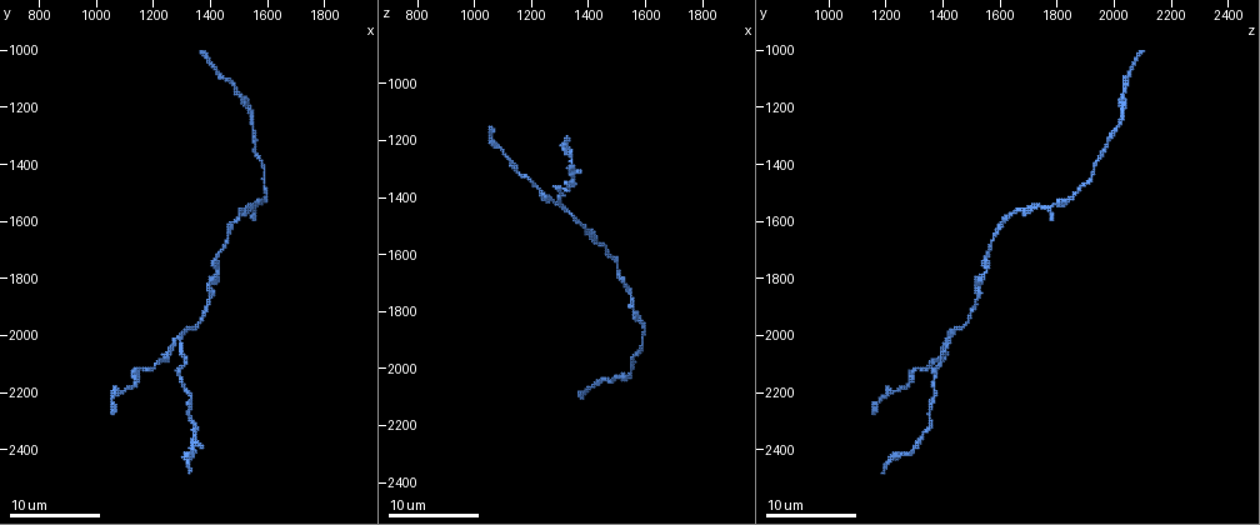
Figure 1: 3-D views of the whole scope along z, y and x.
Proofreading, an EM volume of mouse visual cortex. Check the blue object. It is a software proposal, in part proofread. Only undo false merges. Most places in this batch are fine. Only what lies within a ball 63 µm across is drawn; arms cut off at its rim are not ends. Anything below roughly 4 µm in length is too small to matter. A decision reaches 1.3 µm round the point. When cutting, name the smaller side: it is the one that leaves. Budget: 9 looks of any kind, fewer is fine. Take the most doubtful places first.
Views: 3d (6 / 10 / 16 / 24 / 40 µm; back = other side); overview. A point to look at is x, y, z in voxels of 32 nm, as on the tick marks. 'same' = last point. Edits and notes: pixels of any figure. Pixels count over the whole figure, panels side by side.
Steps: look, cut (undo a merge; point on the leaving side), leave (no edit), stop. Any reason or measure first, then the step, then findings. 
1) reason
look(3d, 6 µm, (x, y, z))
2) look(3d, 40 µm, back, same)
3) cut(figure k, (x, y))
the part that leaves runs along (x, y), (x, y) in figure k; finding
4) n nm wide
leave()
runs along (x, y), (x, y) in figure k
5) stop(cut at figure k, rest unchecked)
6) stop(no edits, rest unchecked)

two arms in line, one across
look(3d, 10 µm, (1300, 2020, 1420))

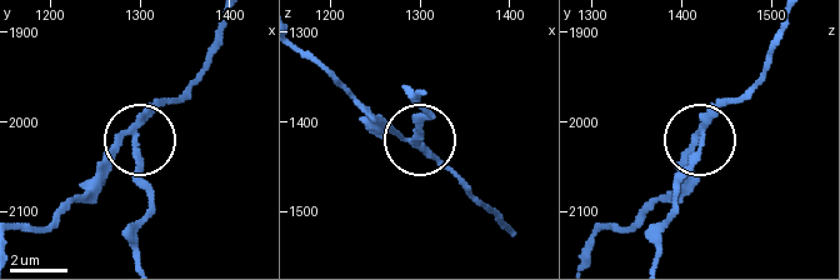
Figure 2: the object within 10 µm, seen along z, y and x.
look(3d, 6 µm, (1290, 2020, 1420))

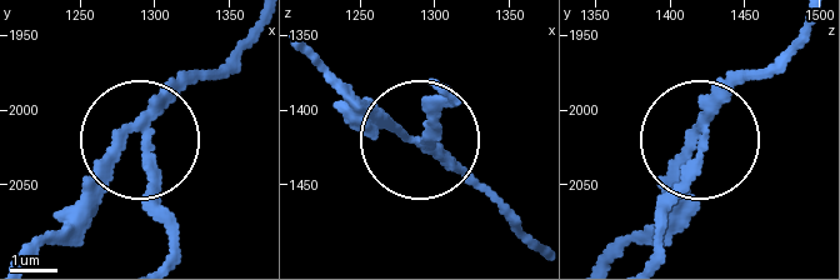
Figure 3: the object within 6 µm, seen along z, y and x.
3 arms
cut(figure 3, (154, 196))
the part that leaves runs along (145, 131), (145, 188), (169, 259) in figure 3; a second neuron is stuck on

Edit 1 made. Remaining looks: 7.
look(3d, 16 µm, (1450, 1660, 1570))

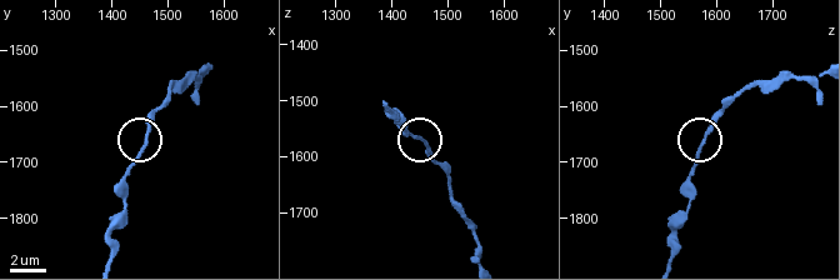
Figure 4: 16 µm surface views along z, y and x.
170 nm wide
leave()
continuous, no second neuron

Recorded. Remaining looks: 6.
sudden change in width
look(3d, 6 µm, (1150, 2110, 1310))

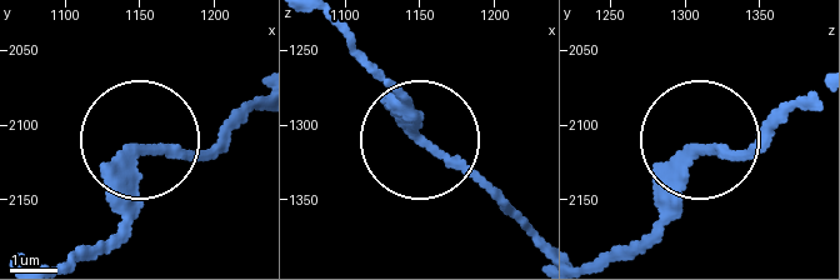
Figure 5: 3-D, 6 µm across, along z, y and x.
leave()
runs along (801, 100), (753, 144), (694, 160), (638, 240) in figure 5; continuous, no second neuron

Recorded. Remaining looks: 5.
three-way junction
look(3d, 10 µm, (1560, 1540, 1790))

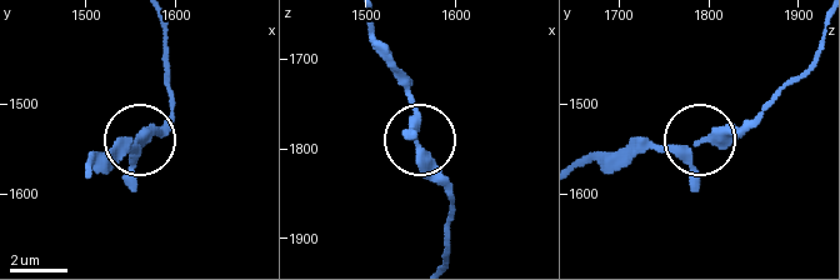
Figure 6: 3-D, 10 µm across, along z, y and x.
270 nm wide
leave()
one neuron here

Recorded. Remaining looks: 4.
stop(cut at figure 3, rest unchecked)

